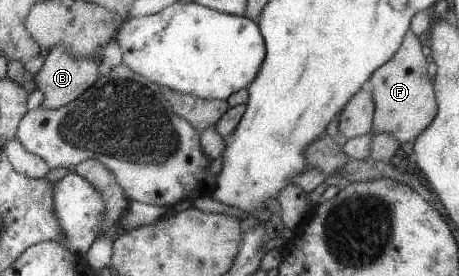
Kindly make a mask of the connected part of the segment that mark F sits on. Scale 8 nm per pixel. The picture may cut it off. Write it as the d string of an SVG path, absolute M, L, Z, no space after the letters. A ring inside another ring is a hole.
M408 29L400 48L370 76L372 85L373 117L371 134L392 133L399 137L400 143L414 140L438 114L432 82L426 74L426 58L420 52L418 35Z

